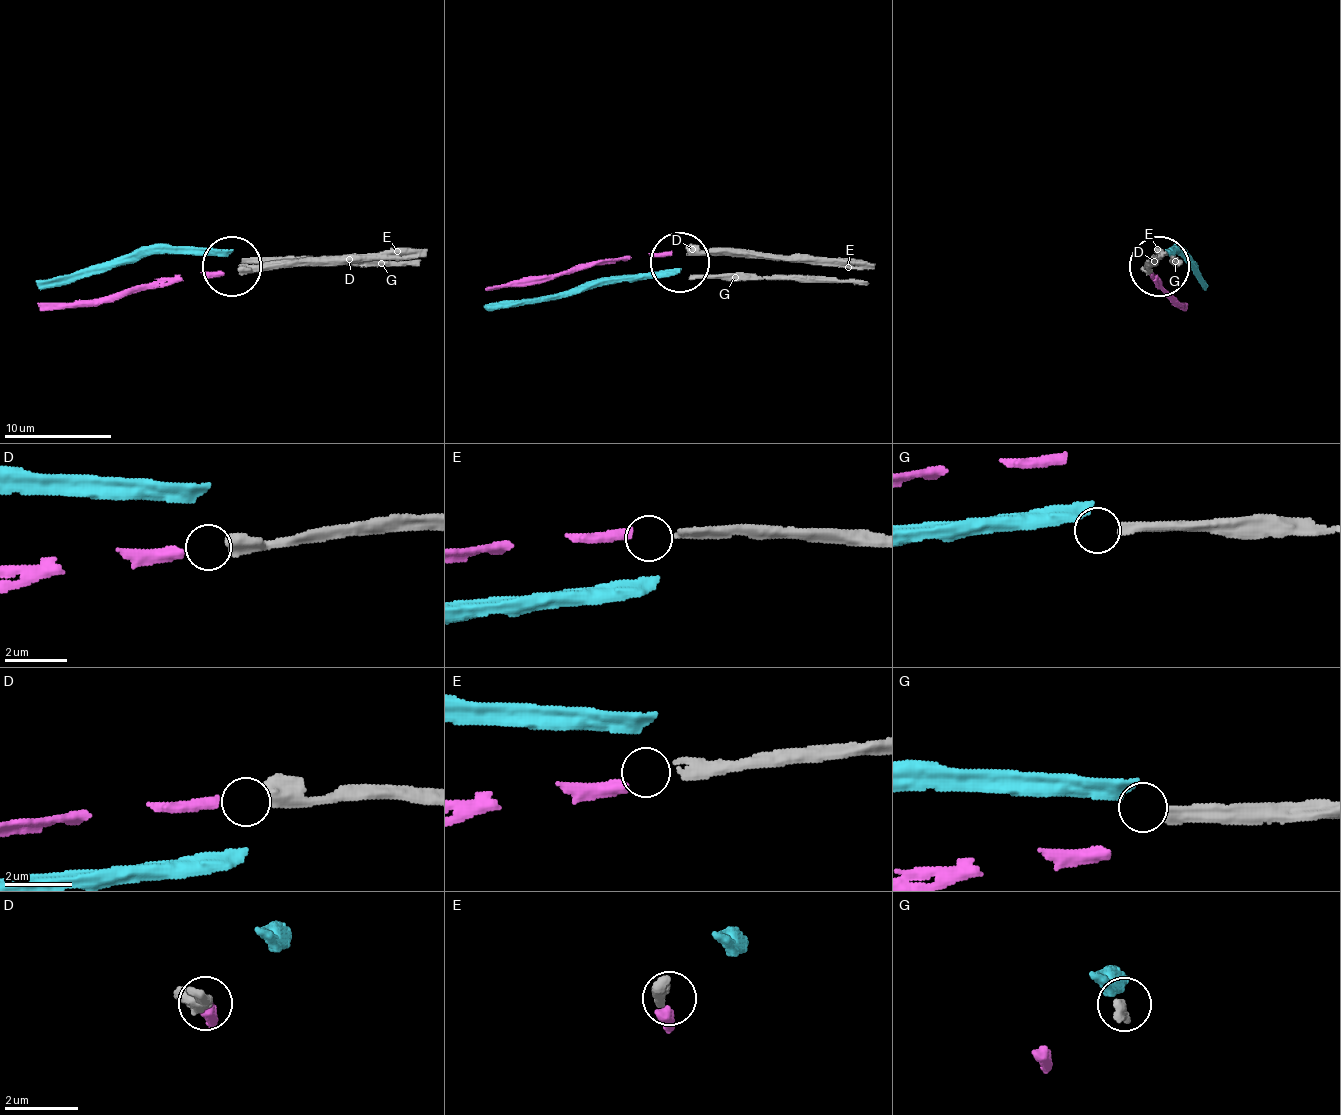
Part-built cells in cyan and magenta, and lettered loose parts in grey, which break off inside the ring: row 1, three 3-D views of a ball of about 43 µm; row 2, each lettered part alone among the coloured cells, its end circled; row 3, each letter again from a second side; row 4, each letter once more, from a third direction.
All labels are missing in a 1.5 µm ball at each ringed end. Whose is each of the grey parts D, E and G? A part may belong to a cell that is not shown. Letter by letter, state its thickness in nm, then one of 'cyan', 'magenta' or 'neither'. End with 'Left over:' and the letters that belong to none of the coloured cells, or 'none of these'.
D: 550 nm thick; magenta
E: 280 nm thick; neither
G: 340 nm thick; neither
Left over: E, G

